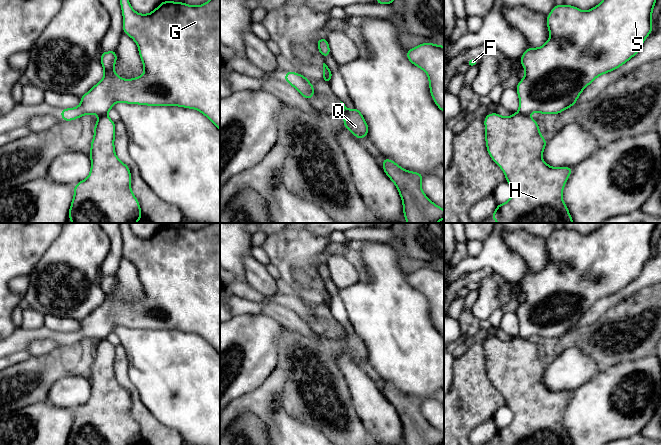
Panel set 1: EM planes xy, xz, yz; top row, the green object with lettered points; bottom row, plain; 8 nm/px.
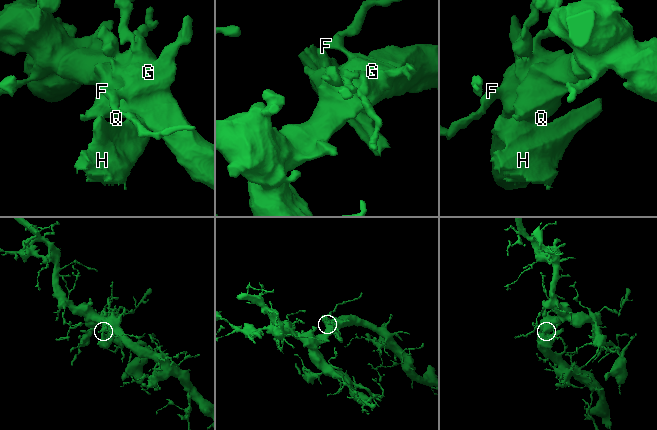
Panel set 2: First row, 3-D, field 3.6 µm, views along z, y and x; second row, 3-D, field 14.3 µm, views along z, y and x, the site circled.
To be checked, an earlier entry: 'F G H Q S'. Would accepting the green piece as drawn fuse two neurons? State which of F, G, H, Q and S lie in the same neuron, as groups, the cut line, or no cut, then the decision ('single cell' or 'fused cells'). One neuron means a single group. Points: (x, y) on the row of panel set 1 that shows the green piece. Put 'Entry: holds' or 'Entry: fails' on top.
Entry: fails
groups F G Q S / H; cut yz (519, 111), (527, 116); fused cells

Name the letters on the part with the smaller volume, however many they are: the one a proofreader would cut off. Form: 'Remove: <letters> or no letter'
Remove: H

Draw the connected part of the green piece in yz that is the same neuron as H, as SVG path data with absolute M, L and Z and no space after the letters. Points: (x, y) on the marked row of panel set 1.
M517 112L509 117L490 113L485 116L484 124L487 151L502 169L507 183L513 190L512 197L506 203L498 204L490 219L496 219L497 223L574 223L562 198L563 188L573 167L555 168L542 160L541 156L548 141L542 137L538 123L529 116Z

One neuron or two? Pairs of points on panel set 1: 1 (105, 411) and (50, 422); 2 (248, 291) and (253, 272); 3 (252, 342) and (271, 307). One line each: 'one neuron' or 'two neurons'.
1: two neurons
2: two neurons
3: two neurons

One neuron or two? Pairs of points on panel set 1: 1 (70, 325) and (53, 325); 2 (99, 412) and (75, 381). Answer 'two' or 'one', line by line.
1: one
2: two

